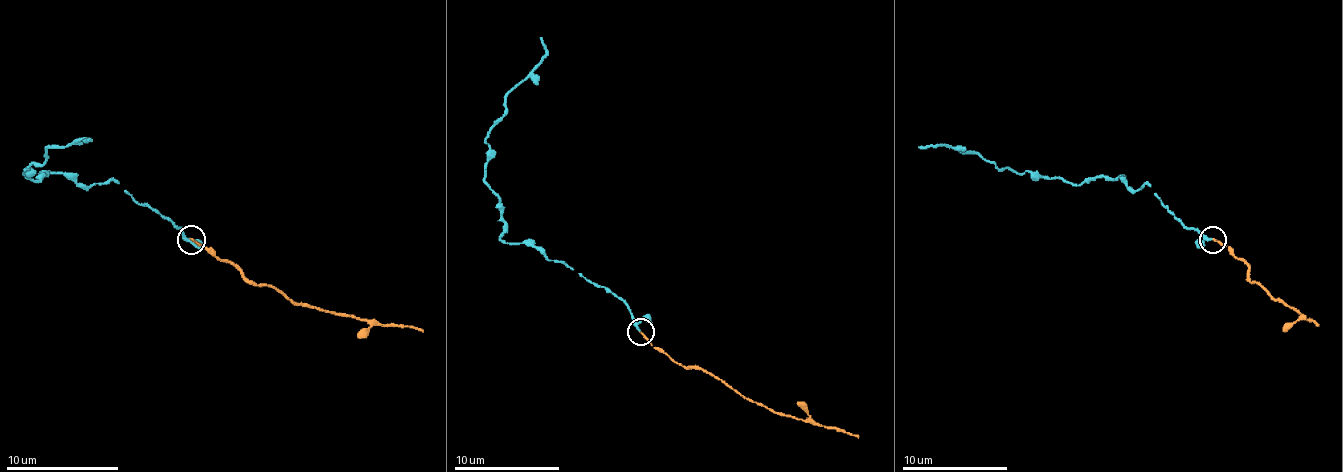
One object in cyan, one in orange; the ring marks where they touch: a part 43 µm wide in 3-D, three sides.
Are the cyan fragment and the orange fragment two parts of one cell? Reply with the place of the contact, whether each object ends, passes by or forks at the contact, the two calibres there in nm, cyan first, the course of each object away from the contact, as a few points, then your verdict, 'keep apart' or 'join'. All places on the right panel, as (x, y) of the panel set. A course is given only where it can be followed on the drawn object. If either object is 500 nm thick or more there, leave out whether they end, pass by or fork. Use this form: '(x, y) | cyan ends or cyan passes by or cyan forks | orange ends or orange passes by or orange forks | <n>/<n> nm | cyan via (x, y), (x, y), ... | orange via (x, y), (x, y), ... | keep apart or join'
(1213, 239) | cyan passes by | orange ends | 150/150 nm | cyan via (1212, 240), (1180, 222), (1151, 187), (1132, 190), (1124, 177), (1074, 185), (1016, 174), (976, 153), (918, 147) | orange via (1212, 240), (1220, 240), (1249, 267), (1249, 280), (1318, 325) | join

